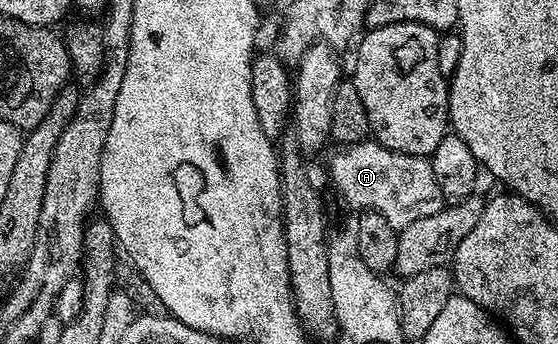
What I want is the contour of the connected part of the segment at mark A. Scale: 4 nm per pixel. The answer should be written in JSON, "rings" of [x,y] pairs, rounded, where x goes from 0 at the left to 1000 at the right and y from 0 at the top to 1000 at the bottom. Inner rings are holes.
{"rings":[[[670,407],[620,422],[604,442],[590,477],[590,512],[613,581],[625,602],[636,605],[636,613],[677,616],[694,637],[694,645],[699,645],[704,663],[717,669],[733,657],[737,645],[747,645],[751,634],[790,616],[797,599],[792,555],[780,526],[774,474],[763,456],[701,439],[699,430],[690,430]]]}

